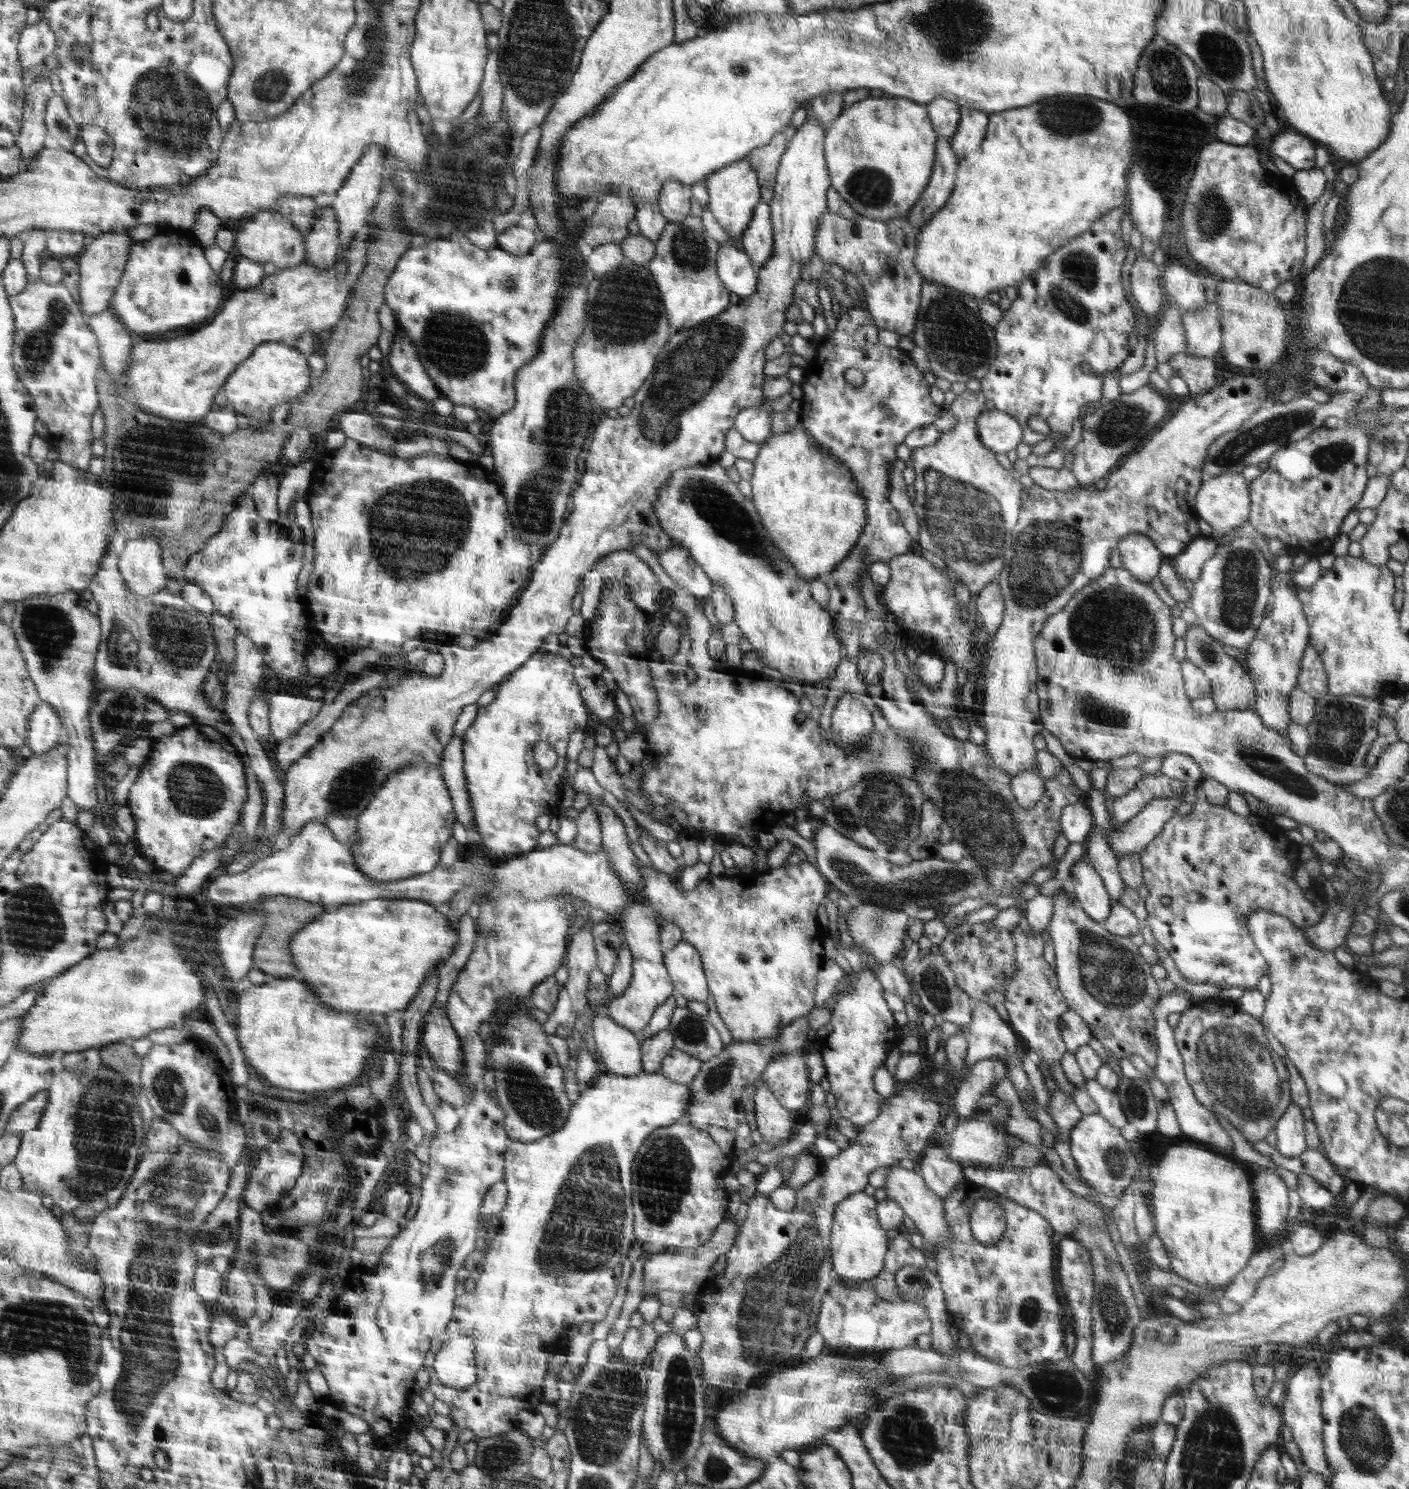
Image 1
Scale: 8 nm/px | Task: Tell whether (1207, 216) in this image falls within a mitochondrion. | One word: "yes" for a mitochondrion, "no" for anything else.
yes

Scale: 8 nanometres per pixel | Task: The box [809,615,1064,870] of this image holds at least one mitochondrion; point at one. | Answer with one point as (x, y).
(885, 809)

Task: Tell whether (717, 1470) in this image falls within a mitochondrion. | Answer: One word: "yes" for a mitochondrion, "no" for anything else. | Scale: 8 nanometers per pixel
yes

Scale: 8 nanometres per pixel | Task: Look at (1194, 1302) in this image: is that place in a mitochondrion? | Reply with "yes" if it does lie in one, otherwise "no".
no

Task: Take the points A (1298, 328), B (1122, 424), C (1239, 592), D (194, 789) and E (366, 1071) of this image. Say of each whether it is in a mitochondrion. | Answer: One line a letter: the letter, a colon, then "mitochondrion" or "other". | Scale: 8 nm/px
A: other
B: mitochondrion
C: mitochondrion
D: mitochondrion
E: other

